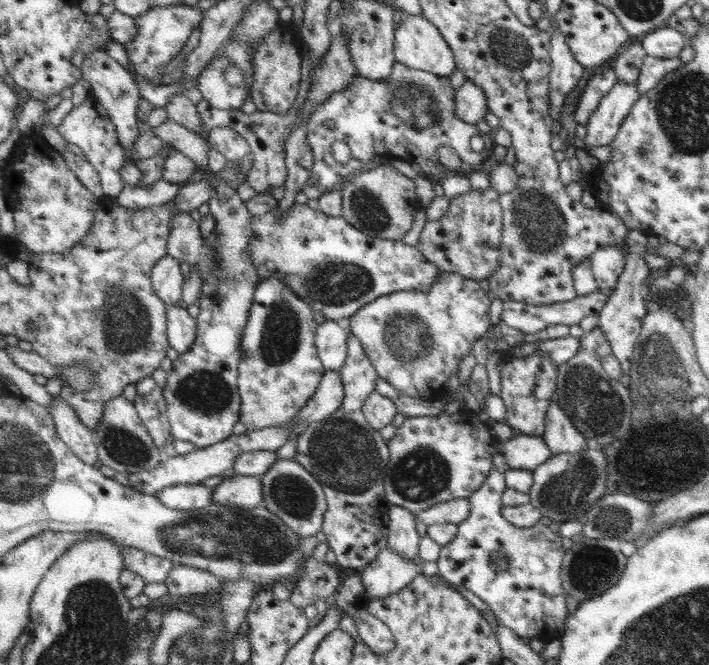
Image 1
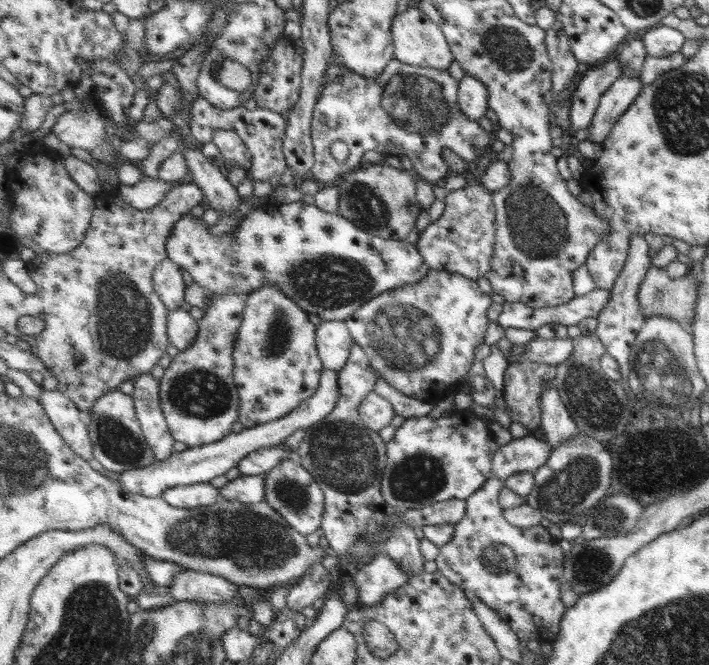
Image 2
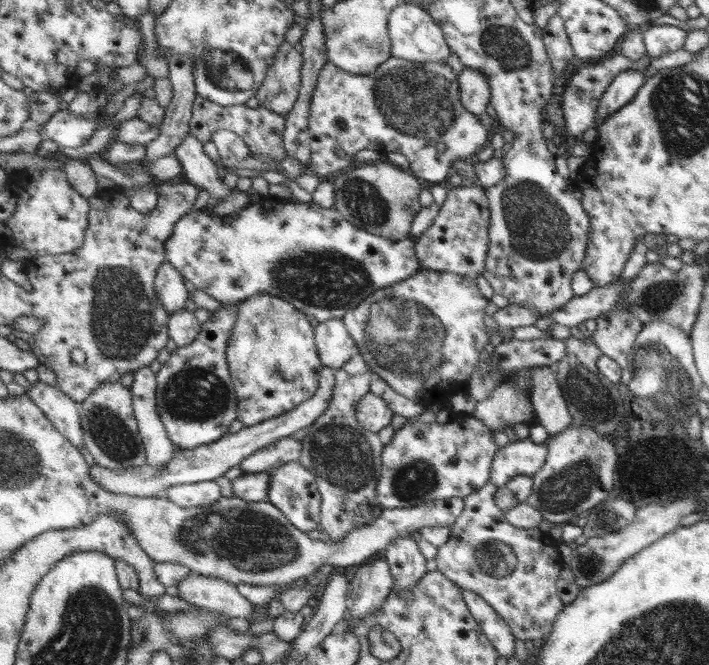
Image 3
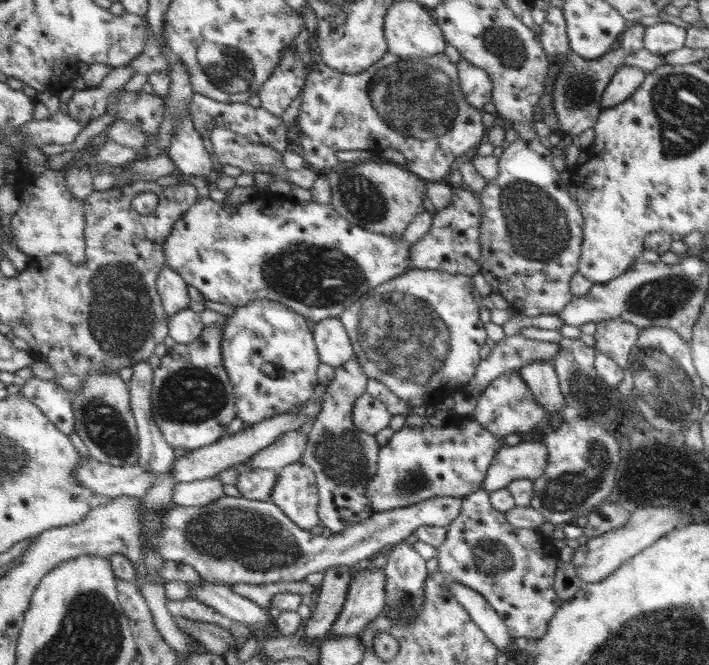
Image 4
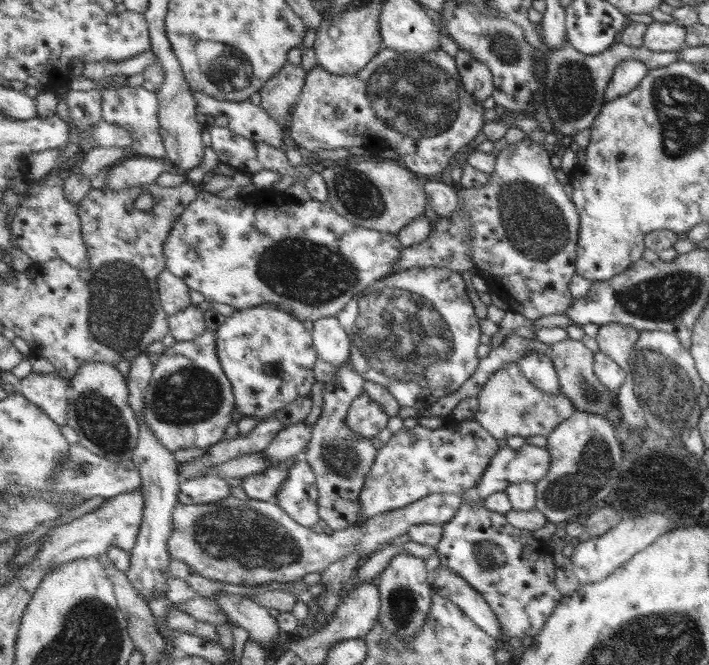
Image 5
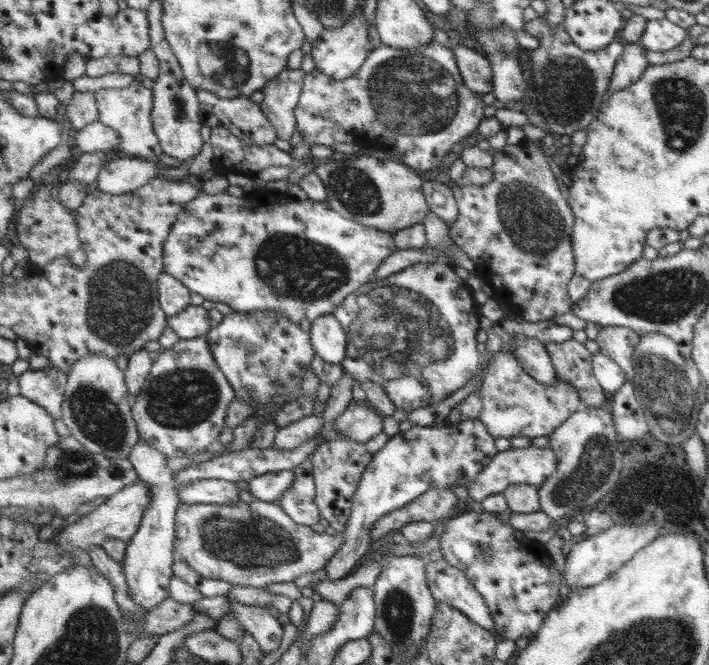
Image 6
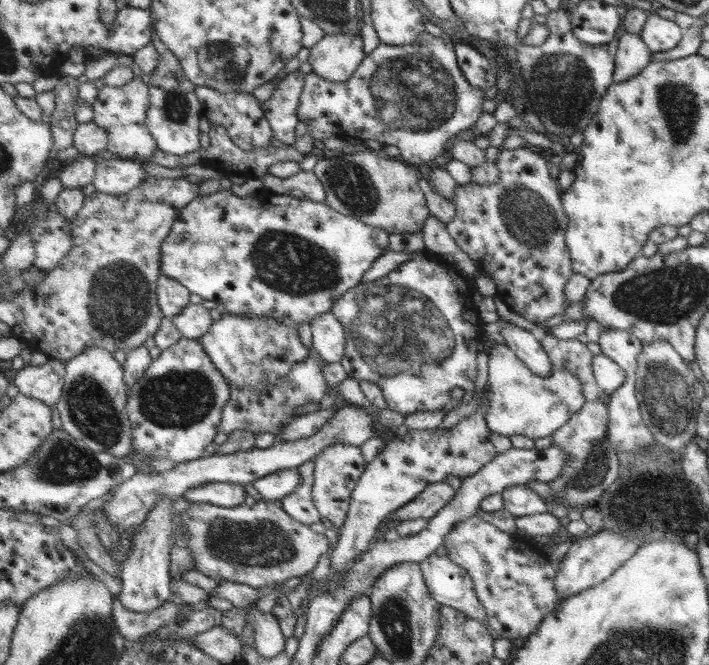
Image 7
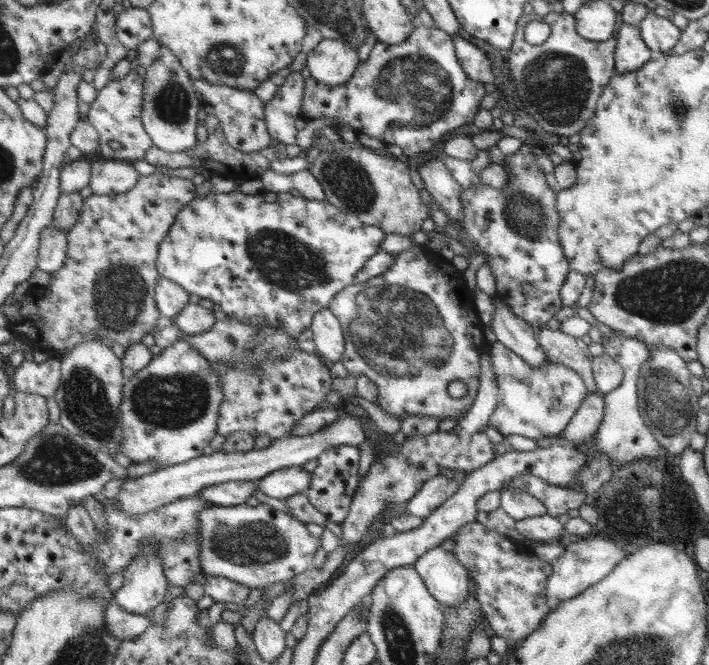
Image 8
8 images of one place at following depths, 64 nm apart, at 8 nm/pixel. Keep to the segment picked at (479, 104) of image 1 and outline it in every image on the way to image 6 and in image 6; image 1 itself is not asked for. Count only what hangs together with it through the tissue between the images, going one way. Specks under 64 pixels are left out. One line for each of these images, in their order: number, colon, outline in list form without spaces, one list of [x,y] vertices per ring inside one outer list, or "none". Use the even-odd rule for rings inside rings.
2: [[[465,74],[461,78],[461,92],[459,92],[461,110],[473,120],[479,120],[485,116],[485,110],[489,108],[489,88],[471,74]]]
3: [[[465,66],[459,72],[459,80],[463,88],[461,100],[465,102],[465,106],[475,114],[485,112],[485,106],[491,102],[491,86],[487,76],[471,66]]]
4: [[[463,56],[459,58],[459,76],[461,76],[461,86],[465,90],[465,96],[475,108],[481,108],[485,102],[491,100],[491,78],[485,70],[477,68],[475,64],[467,62]]]
5: [[[461,48],[455,54],[455,58],[457,58],[457,66],[461,70],[461,80],[463,80],[465,88],[479,102],[483,102],[487,96],[491,96],[493,94],[491,90],[495,90],[493,88],[495,84],[491,84],[491,70],[489,70],[489,66],[481,64],[473,54],[469,54],[469,52],[461,50]]]
6: [[[457,46],[455,48],[457,64],[461,68],[461,74],[467,82],[467,86],[479,94],[491,92],[491,70],[489,62],[477,54],[477,50],[467,48],[467,46]]]

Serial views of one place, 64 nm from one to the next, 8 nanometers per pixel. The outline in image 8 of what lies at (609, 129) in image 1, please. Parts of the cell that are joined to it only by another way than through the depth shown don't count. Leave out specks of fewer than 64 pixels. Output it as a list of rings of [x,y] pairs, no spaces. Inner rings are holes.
[[[623,22],[615,34],[615,54],[613,54],[613,72],[633,72],[639,70],[653,54],[645,48],[639,34],[639,26]]]

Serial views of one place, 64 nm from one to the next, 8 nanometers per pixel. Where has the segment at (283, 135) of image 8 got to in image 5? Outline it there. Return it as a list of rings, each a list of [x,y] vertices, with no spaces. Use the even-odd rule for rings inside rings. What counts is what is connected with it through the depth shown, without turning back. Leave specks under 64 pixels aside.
[[[289,62],[259,92],[261,106],[283,126],[285,132],[289,128],[289,136],[293,130],[293,120],[295,120],[295,116],[291,114],[291,108],[295,108],[295,104],[301,100],[305,84],[307,84],[307,76],[309,76],[309,72],[305,72],[301,66],[295,66]],[[289,122],[291,122],[291,126],[287,126]]]

